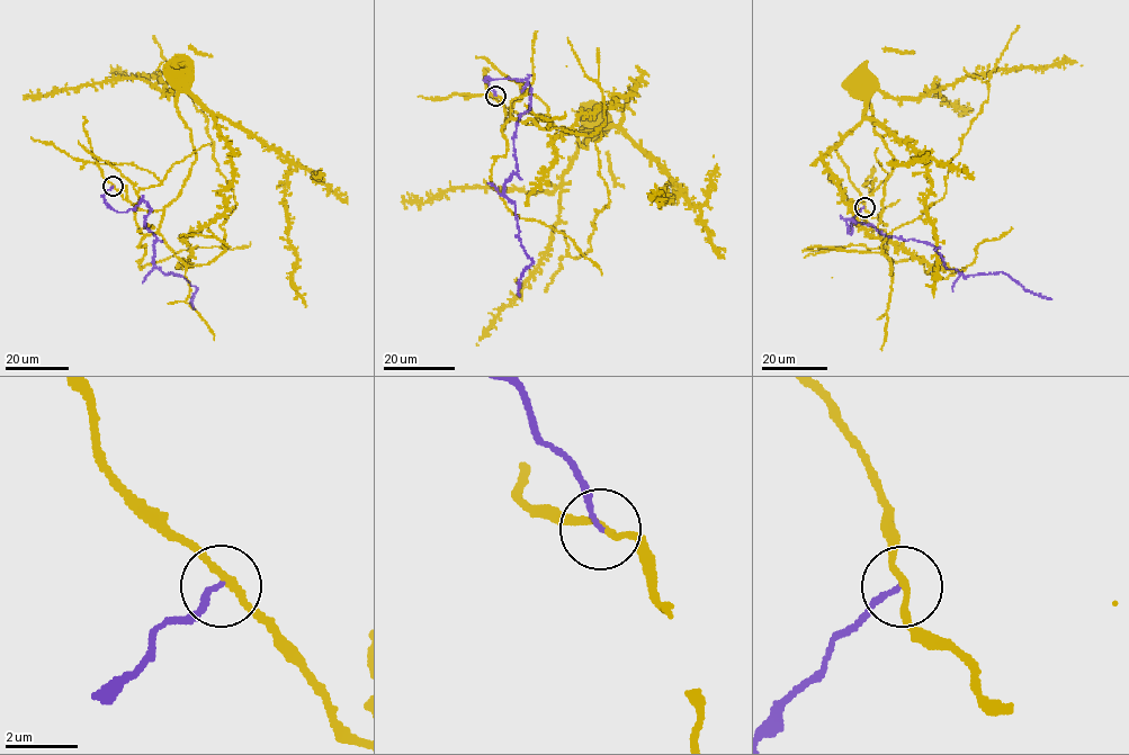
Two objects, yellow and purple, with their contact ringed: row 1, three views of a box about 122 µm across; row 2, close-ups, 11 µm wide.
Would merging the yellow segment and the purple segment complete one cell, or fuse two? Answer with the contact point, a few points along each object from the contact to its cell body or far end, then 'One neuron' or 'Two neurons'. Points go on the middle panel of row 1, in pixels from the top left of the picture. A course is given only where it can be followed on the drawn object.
Place: (495, 96). Course of yellow: (495, 96), (587, 149), (581, 128), (618, 125), (639, 80), (553, 141), (527, 206). Course of purple: (495, 96), (485, 78), (526, 79), (531, 90), (503, 195), (532, 260), (519, 296). Two neurons

